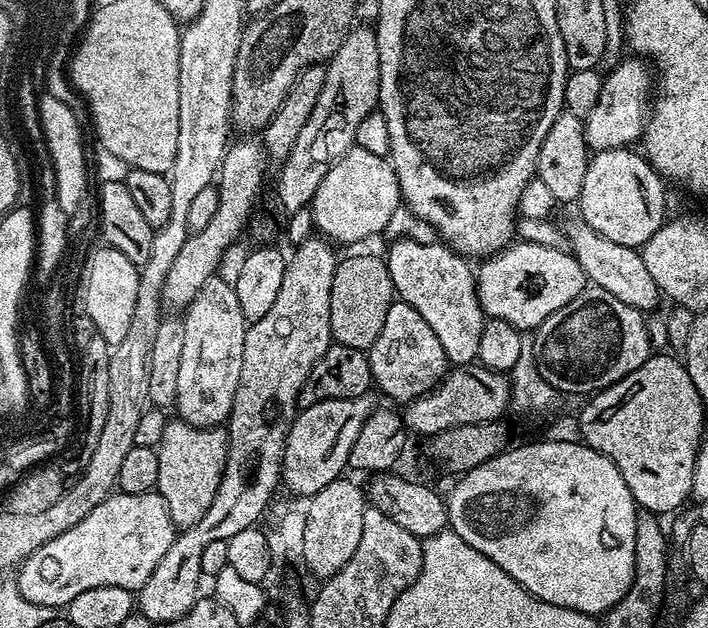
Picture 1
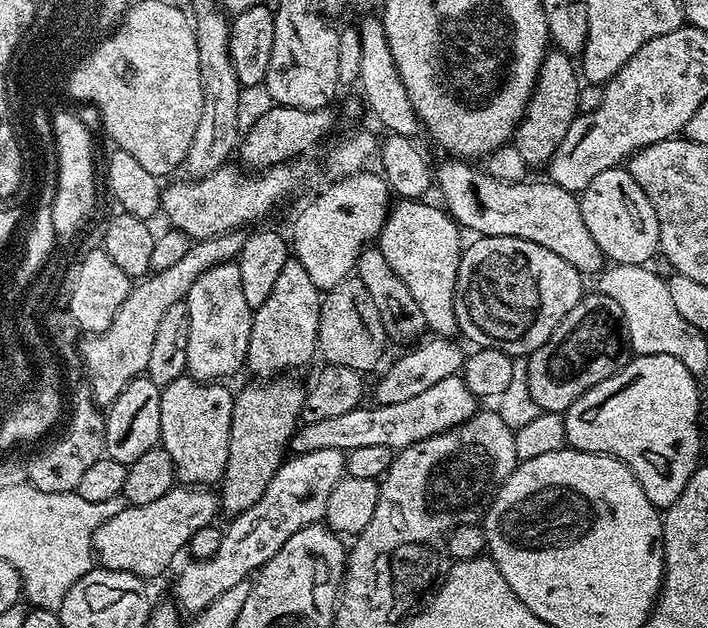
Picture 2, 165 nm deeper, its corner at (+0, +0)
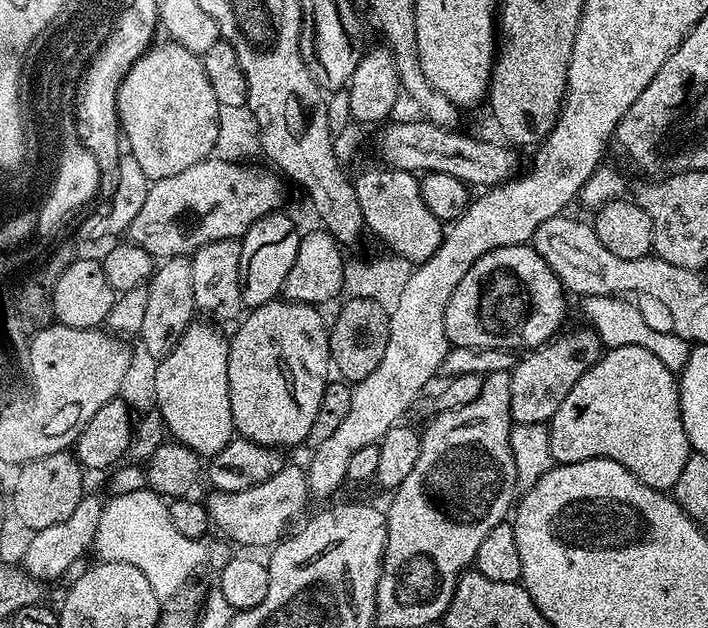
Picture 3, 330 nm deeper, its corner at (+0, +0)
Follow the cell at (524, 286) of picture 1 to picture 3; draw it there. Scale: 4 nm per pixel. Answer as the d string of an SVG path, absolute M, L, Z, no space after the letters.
M531 243L518 246L502 246L498 250L490 250L490 254L482 254L454 290L450 302L444 311L444 325L449 345L458 348L506 348L509 350L531 350L541 348L561 331L560 323L564 320L564 311L568 304L564 301L566 289L536 252Z

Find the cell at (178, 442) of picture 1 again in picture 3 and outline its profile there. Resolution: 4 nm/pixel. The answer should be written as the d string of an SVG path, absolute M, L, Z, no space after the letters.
M193 323L186 334L182 334L182 342L178 342L171 354L155 367L156 373L152 376L155 407L171 439L177 444L190 446L201 458L216 456L234 438L226 336L216 328Z

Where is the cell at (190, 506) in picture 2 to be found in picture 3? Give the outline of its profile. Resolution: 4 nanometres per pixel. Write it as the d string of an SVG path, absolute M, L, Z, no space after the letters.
M292 463L278 470L274 478L266 482L258 482L258 486L250 486L250 490L237 492L212 490L209 493L209 496L206 496L206 503L208 517L211 518L213 525L217 529L220 527L234 543L249 544L252 548L266 547L267 549L275 545L287 533L284 531L305 515L304 507L307 506L308 500L310 501L308 473L301 465L299 468Z

